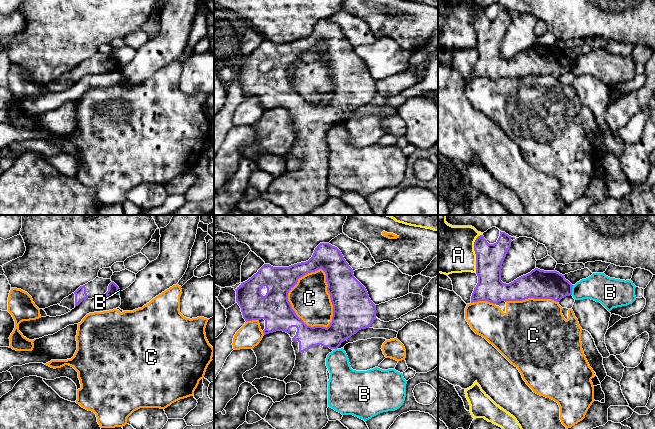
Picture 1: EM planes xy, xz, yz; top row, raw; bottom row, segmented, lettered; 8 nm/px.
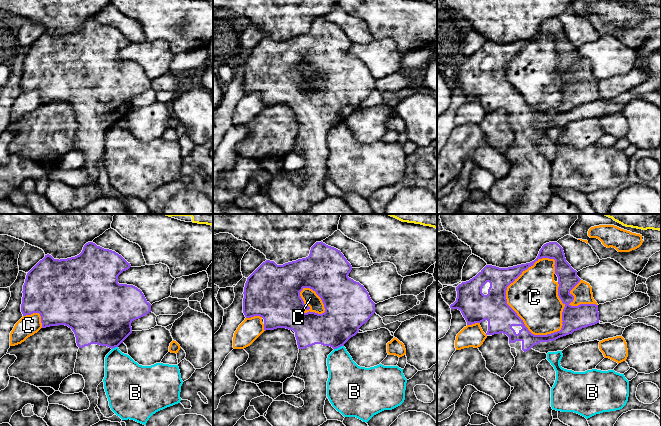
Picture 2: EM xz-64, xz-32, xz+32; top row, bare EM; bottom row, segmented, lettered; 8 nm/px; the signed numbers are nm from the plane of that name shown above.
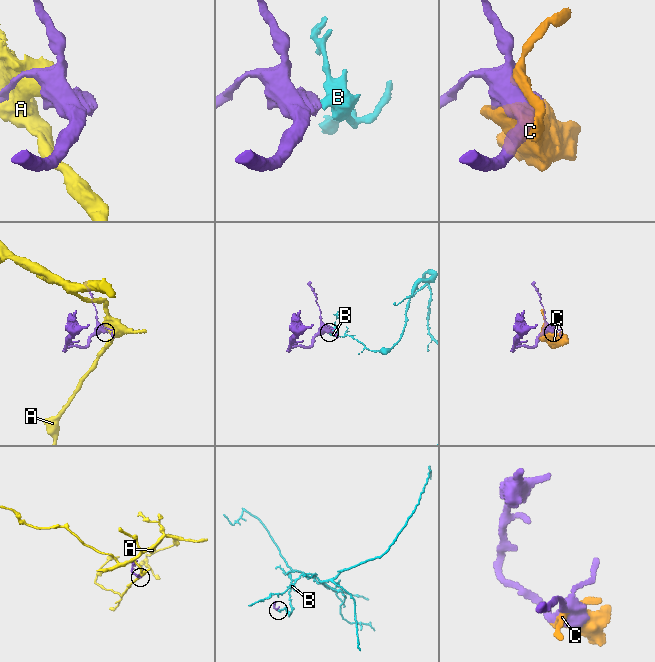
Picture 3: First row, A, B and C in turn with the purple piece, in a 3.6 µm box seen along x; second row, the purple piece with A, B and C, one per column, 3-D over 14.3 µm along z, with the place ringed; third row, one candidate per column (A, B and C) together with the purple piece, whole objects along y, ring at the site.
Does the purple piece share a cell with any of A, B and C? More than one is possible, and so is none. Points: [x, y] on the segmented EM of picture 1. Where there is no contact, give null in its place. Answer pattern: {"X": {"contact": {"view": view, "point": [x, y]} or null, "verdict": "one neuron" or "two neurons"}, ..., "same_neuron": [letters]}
{"A": {"contact": {"view": "yz", "point": [475, 252]}, "verdict": "two neurons"}, "B": {"contact": {"view": "yz", "point": [571, 290]}, "verdict": "two neurons"}, "C": {"contact": {"view": "xz", "point": [330, 297]}, "verdict": "two neurons"}, "same_neuron": []}

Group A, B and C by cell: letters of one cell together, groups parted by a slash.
A / B / C

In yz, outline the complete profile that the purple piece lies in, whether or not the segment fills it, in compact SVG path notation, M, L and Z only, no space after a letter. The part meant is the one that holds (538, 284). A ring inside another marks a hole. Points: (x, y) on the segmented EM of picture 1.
M500 231L496 243L489 244L483 235L476 238L474 251L476 254L476 274L478 283L471 296L471 303L488 301L496 304L501 301L522 301L528 298L552 299L559 302L562 298L572 295L573 285L557 271L544 271L535 268L530 273L523 275L513 282L506 284L501 281L501 269L508 250L511 247L511 236Z

